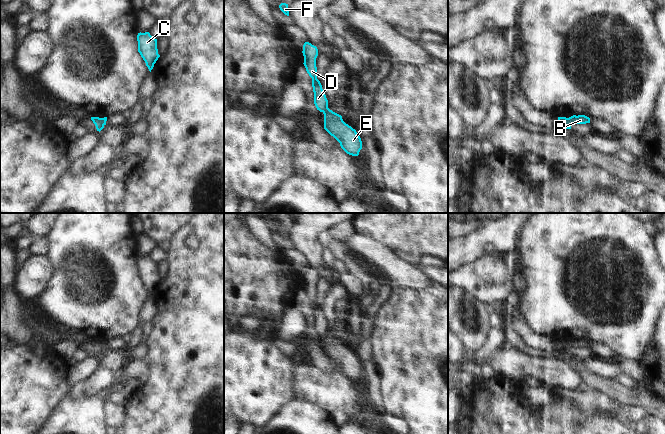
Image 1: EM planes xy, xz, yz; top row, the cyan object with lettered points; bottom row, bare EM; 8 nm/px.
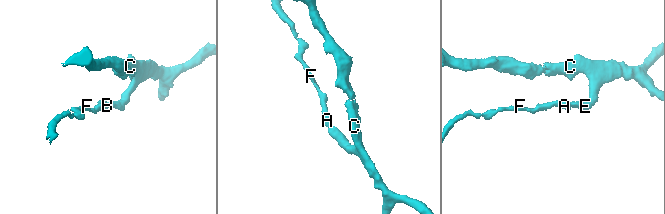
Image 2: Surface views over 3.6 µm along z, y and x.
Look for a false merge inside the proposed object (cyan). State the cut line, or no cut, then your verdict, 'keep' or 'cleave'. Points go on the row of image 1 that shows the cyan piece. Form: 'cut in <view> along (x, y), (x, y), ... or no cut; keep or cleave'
cut in yz along (567, 118), (570, 125); cleave

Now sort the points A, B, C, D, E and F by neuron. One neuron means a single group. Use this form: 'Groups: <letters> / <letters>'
Groups: A D F / B C E

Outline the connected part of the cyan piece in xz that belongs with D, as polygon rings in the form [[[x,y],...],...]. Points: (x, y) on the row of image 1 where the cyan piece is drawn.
[[[309,42],[303,45],[304,66],[307,73],[312,78],[312,87],[314,92],[314,104],[320,112],[328,109],[328,100],[322,89],[320,81],[317,79],[316,58],[318,56],[318,49]]]

